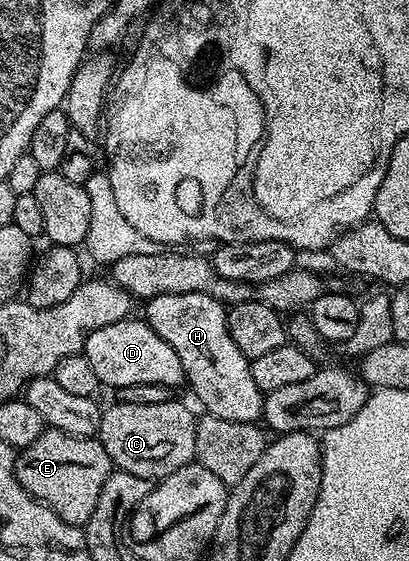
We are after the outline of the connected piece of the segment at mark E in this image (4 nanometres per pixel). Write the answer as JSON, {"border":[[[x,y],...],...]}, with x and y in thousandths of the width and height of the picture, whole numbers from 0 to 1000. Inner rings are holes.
{"border":[[[110,765],[93,779],[93,786],[83,786],[71,797],[56,799],[39,813],[39,856],[46,857],[64,872],[64,879],[73,879],[88,888],[90,897],[108,897],[132,914],[142,914],[142,922],[152,922],[152,929],[161,929],[169,939],[203,941],[205,934],[220,929],[220,914],[230,914],[230,900],[240,900],[240,886],[249,881],[249,865],[259,865],[259,857],[276,843],[274,818],[259,807],[259,800],[244,791],[242,781],[218,779],[203,783],[188,775],[164,775],[159,768],[142,768],[134,765]]]}

